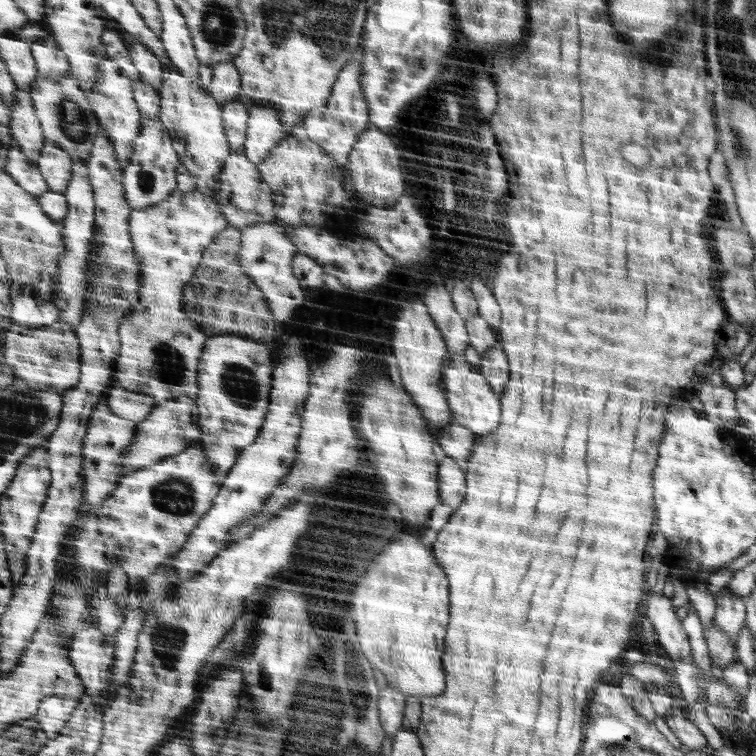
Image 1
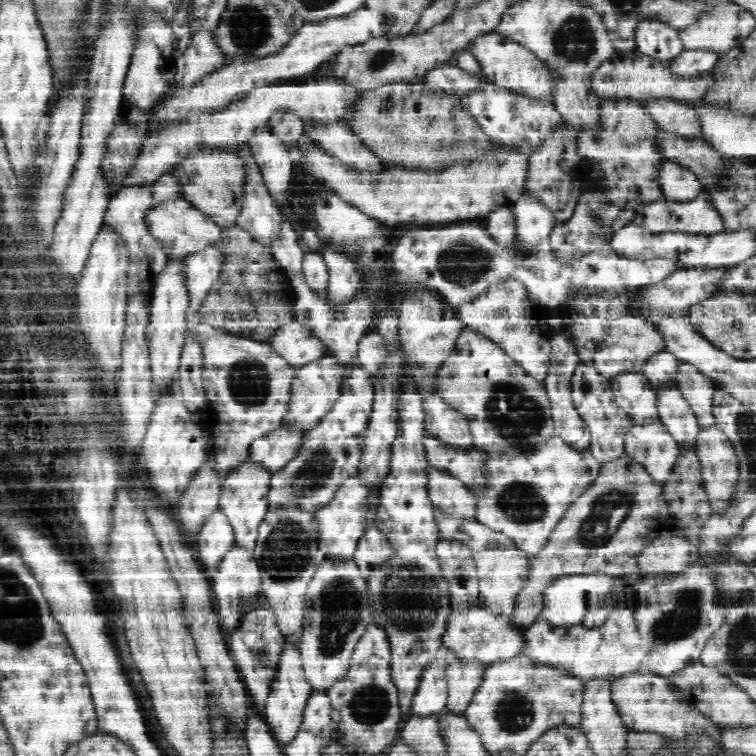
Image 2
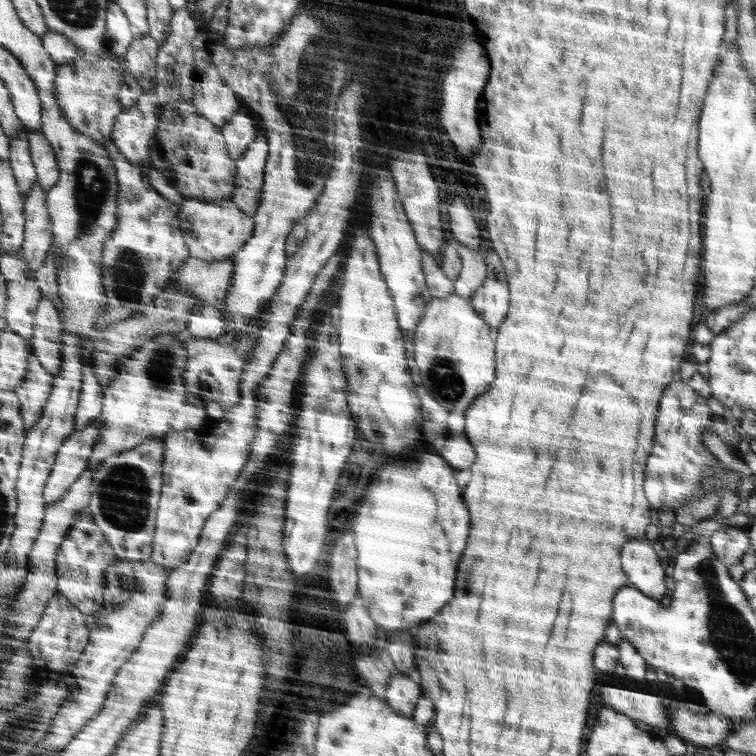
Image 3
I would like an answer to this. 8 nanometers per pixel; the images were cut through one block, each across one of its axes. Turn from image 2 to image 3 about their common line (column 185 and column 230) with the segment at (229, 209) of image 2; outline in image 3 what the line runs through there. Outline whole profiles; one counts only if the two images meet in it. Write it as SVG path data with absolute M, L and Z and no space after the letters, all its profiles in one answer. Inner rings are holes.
M182 100L172 101L158 114L158 131L152 142L153 164L156 170L162 172L168 180L172 180L174 187L181 191L185 198L198 197L205 201L232 200L237 190L238 168L232 160L224 140L223 127L214 124L208 117L202 116L196 103Z

